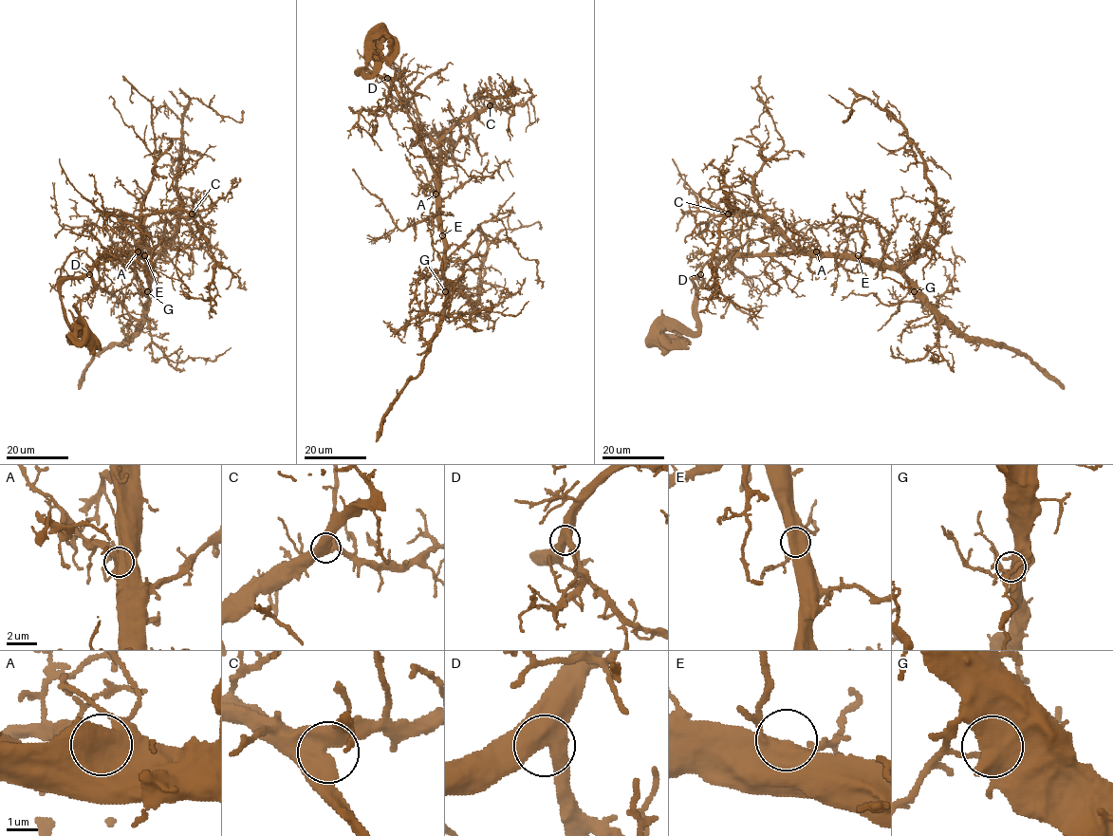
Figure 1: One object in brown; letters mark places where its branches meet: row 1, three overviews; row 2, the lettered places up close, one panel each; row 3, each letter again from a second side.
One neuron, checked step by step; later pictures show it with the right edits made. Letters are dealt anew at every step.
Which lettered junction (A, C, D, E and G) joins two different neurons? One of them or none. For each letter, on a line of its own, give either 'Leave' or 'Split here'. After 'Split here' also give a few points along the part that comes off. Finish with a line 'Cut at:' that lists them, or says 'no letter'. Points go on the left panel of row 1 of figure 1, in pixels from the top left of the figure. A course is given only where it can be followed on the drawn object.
A: Leave
C: Leave
D: Leave
E: Leave
G: Leave
Cut at: no letter

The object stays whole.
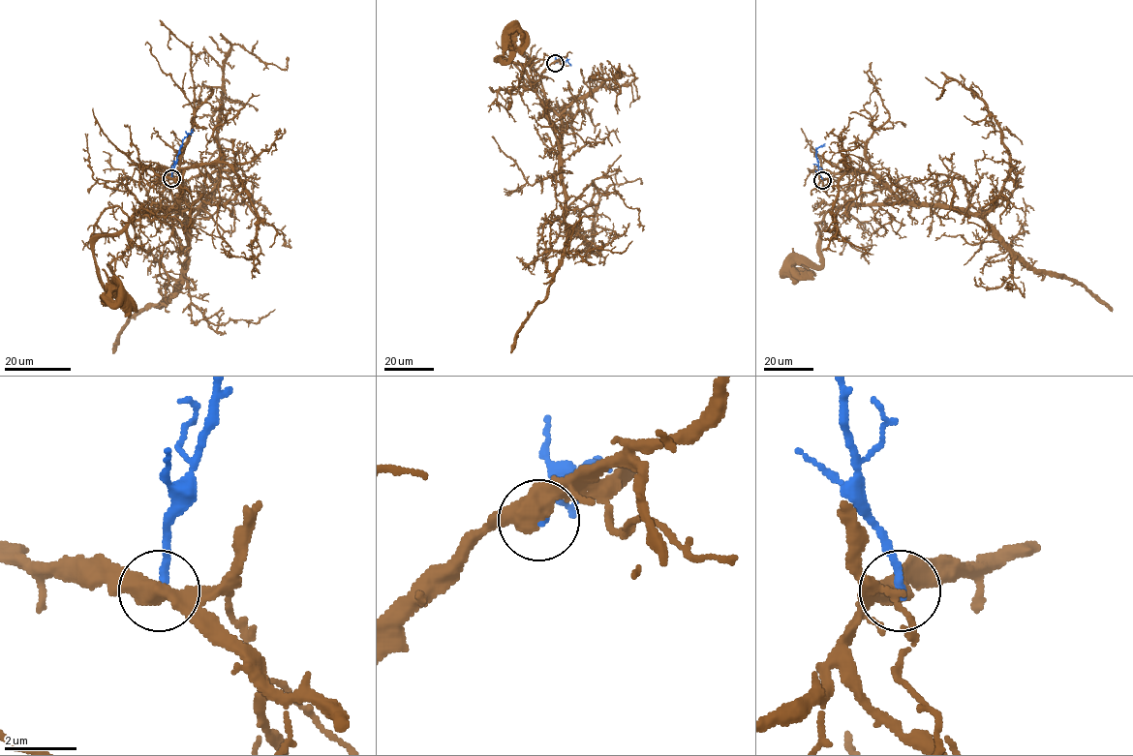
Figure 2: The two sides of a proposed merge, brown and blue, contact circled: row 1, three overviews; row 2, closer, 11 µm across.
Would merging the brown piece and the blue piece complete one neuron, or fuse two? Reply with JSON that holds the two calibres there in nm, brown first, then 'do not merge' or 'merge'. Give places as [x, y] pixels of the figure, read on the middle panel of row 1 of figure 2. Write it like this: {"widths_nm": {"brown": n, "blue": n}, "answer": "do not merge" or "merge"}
{"widths_nm": {"brown": 500, "blue": 220}, "answer": "do not merge"}

